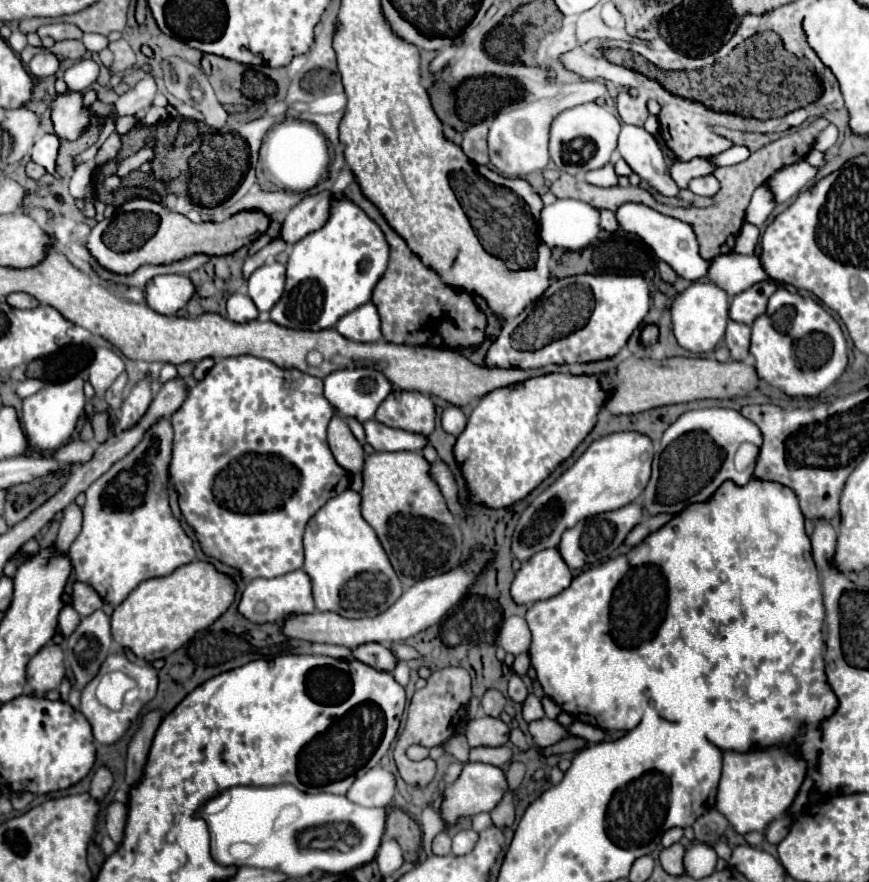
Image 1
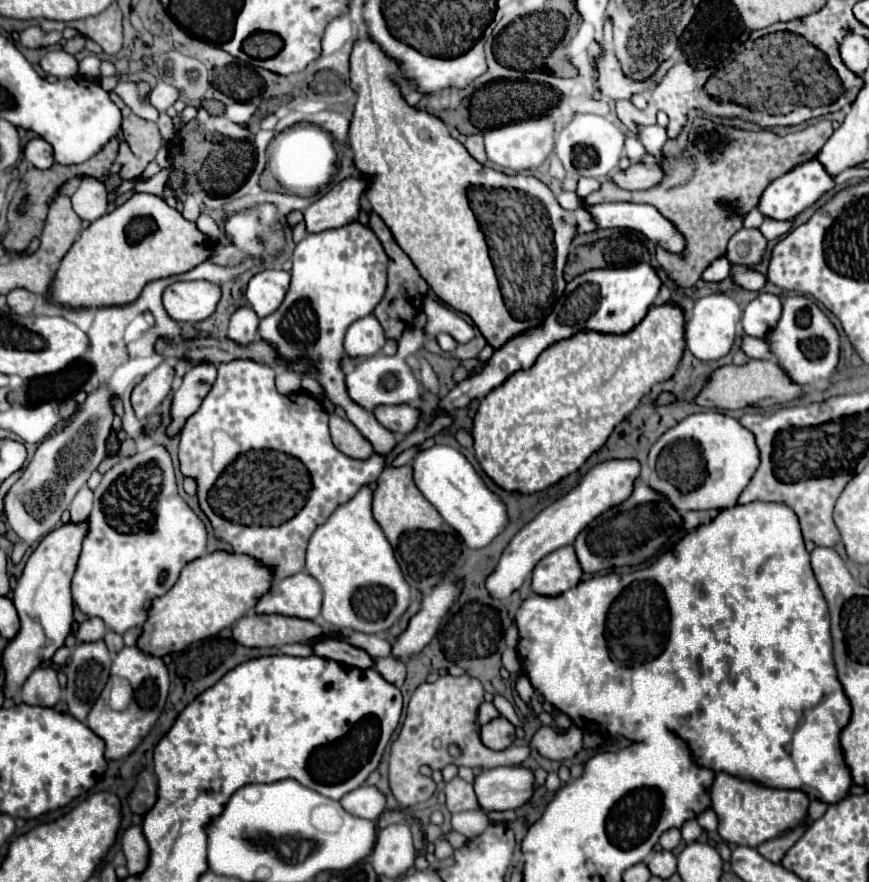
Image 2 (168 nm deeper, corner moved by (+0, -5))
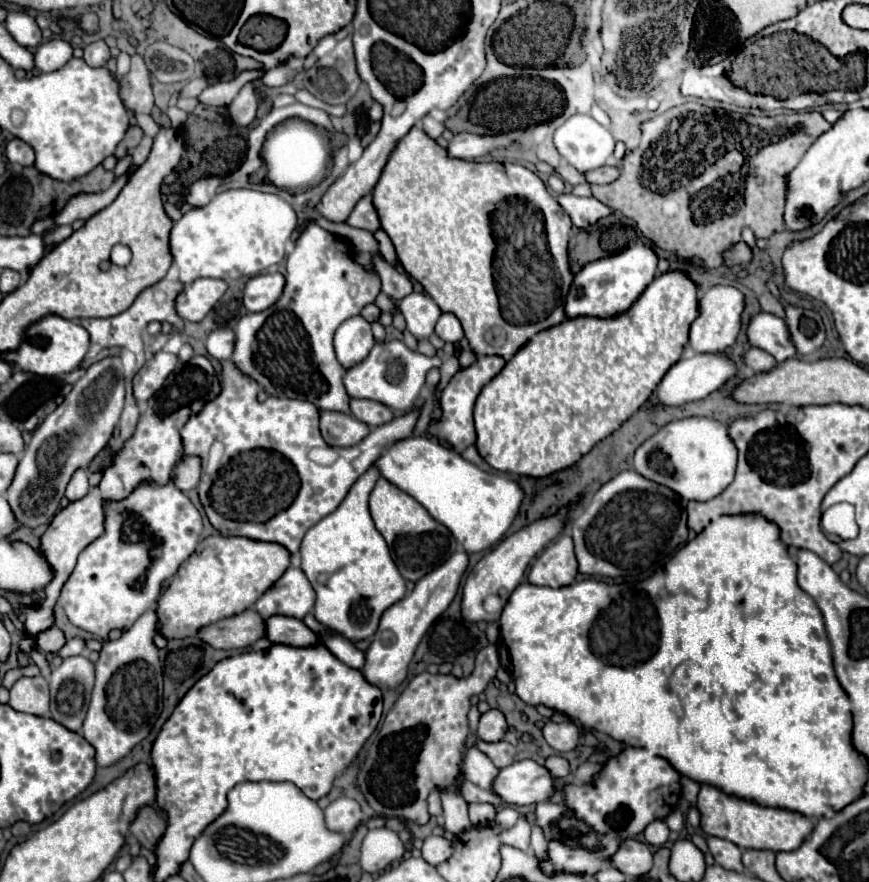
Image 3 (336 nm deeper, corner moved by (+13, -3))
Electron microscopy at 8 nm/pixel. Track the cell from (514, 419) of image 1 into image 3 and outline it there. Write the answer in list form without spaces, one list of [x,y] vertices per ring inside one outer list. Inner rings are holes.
[[[679,270],[665,272],[665,274],[655,276],[655,280],[645,288],[645,292],[639,296],[639,300],[635,300],[633,306],[627,312],[623,312],[623,314],[617,314],[613,318],[595,318],[595,316],[567,318],[561,324],[557,324],[553,328],[547,328],[545,332],[539,332],[537,336],[533,336],[533,340],[529,340],[529,344],[525,344],[525,348],[521,348],[505,364],[505,368],[481,390],[479,398],[477,398],[477,404],[475,404],[475,428],[477,428],[477,450],[479,450],[479,454],[495,470],[509,472],[509,474],[519,474],[519,476],[543,478],[543,476],[549,476],[549,474],[553,474],[557,470],[563,470],[563,468],[573,466],[597,442],[601,442],[603,438],[607,438],[625,420],[629,420],[649,400],[649,396],[653,394],[653,390],[657,388],[657,384],[661,382],[661,378],[665,376],[665,372],[681,358],[683,348],[689,342],[689,328],[691,328],[691,324],[693,324],[693,320],[697,318],[697,312],[699,312],[697,290],[699,290],[697,284],[685,272],[679,272]]]

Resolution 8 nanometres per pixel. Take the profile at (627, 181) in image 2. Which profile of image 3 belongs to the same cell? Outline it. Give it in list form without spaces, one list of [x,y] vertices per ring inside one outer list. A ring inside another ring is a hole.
[[[601,166],[597,170],[585,172],[585,180],[589,184],[611,184],[611,182],[615,182],[615,178],[619,178],[619,174],[621,174],[621,170],[615,166]]]

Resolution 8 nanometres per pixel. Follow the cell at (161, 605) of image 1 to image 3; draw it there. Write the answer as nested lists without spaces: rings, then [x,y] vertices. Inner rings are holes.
[[[221,534],[205,538],[179,566],[169,588],[157,602],[161,634],[167,640],[187,638],[197,634],[197,630],[207,624],[253,608],[257,598],[283,576],[289,564],[289,550],[281,548],[281,544],[261,544],[261,540]]]

